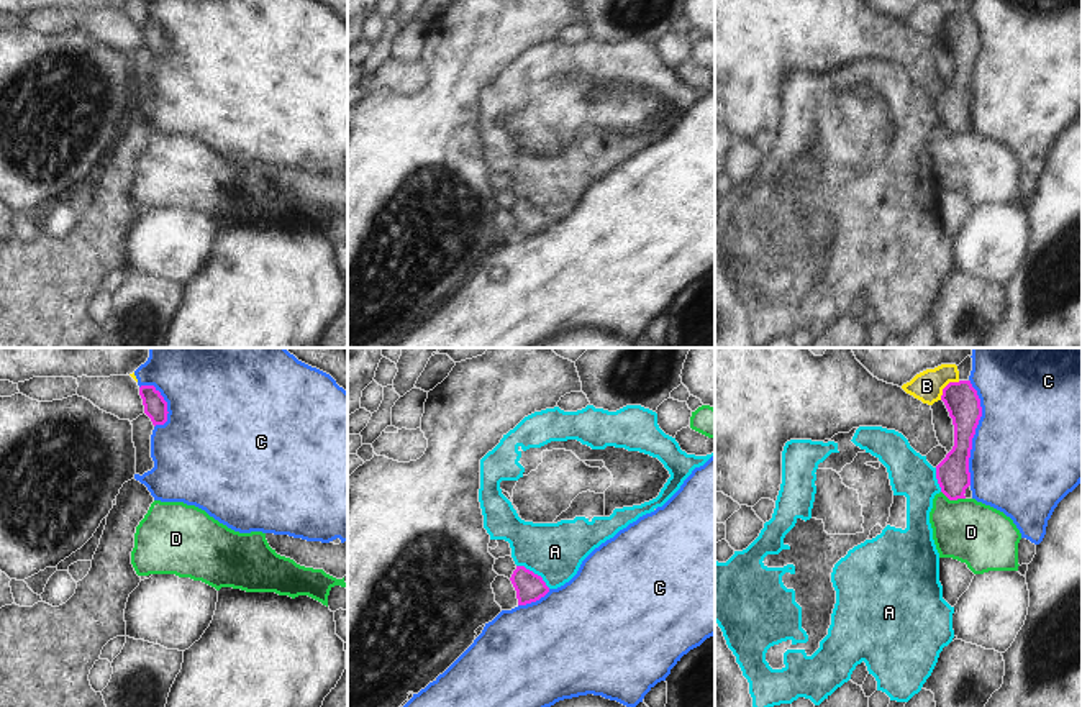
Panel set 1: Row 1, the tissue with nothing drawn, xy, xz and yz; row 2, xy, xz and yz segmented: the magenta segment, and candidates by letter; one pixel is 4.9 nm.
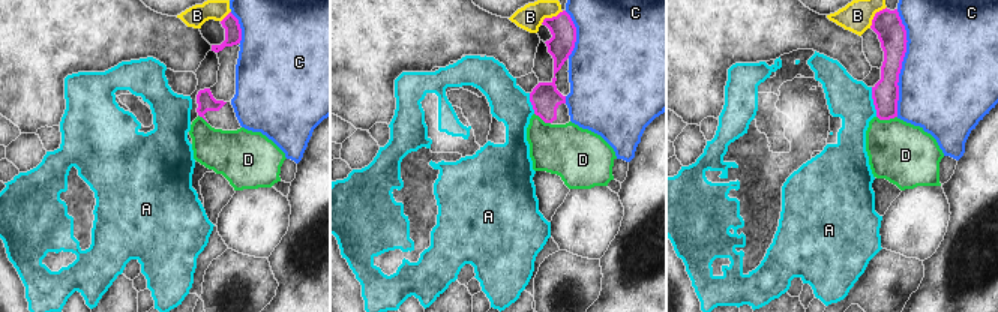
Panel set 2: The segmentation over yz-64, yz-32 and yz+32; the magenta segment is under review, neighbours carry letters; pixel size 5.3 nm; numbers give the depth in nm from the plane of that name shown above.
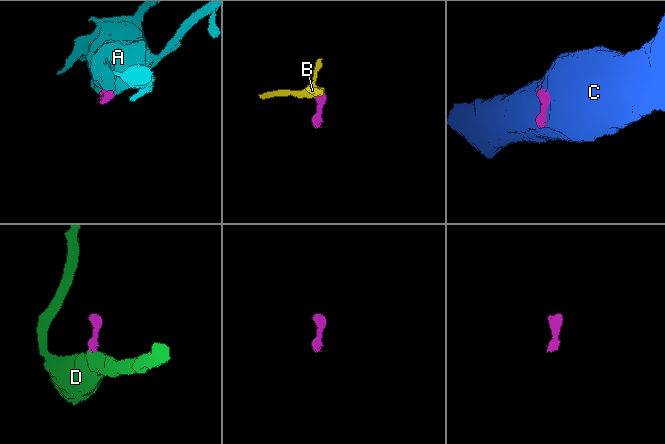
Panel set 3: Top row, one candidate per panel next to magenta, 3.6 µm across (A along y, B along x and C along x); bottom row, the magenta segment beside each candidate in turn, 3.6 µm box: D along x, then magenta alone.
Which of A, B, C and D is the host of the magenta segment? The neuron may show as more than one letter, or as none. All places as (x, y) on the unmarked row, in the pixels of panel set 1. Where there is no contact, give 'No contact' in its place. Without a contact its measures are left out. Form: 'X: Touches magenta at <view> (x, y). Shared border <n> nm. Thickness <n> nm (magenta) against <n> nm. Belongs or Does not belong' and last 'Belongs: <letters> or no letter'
A: Touches magenta at xz (533, 205). Shared border 200 nm. Thickness 140 nm (magenta) against 280 nm. Does not belong
B: Touches magenta at yz (946, 18). Shared border 140 nm. Thickness 170 nm (magenta) against 150 nm. Does not belong
C: Touches magenta at yz (974, 64). Shared border 500 nm. Thickness 170 nm (magenta) against 500 nm. Does not belong
D: Touches magenta at yz (953, 132). Shared border 130 nm. Thickness 160 nm (magenta) against 300 nm. Does not belong
Belongs: no letter

